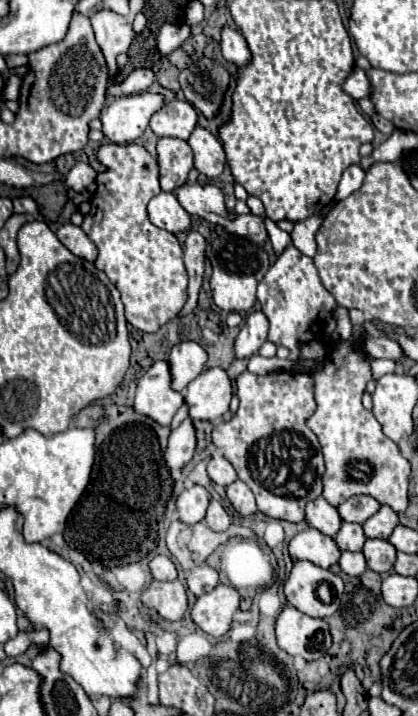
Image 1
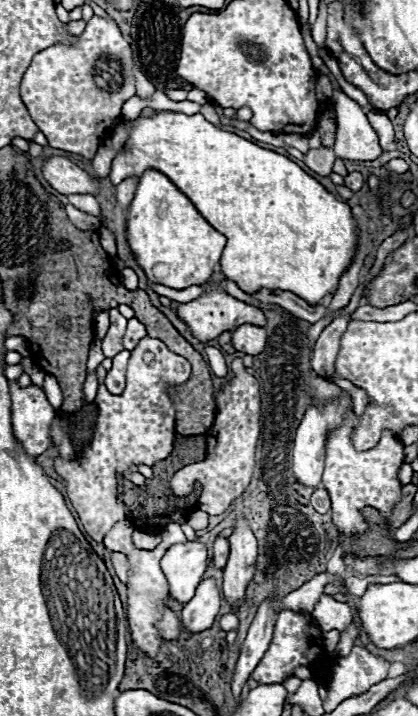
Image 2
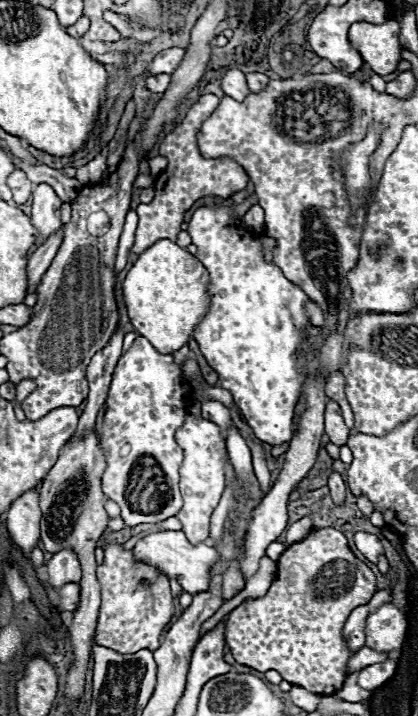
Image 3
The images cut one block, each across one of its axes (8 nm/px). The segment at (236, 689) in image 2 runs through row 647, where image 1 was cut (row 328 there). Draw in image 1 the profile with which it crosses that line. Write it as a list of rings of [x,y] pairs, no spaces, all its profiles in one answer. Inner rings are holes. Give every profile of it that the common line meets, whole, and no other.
[[[262,310],[252,312],[246,318],[246,324],[242,326],[242,330],[236,338],[236,356],[238,358],[250,358],[266,342],[266,336],[268,336],[268,318],[266,318],[266,314]]]

